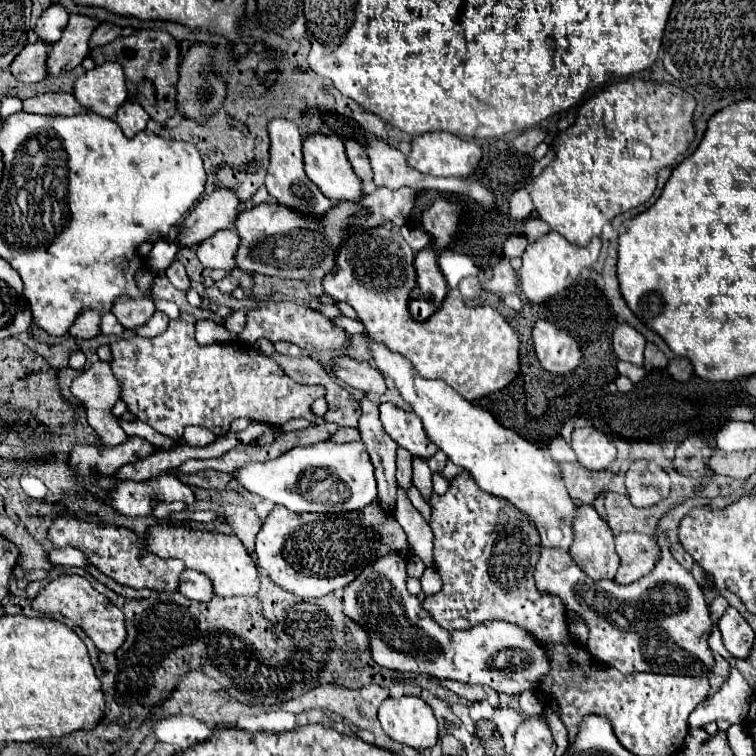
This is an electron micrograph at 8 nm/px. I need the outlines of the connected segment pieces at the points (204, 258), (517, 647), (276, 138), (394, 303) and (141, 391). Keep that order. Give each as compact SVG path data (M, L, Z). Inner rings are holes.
M233 228L221 230L197 246L197 256L205 268L233 272L237 270L235 254L239 250L239 244L241 236Z
M387 554L363 570L343 594L343 614L367 630L369 648L379 666L467 684L487 684L509 696L535 690L537 682L549 674L547 646L529 630L505 620L489 620L473 626L471 632L447 632L429 620L417 596L407 592L405 580L405 560L399 554Z
M273 118L267 124L269 140L271 140L271 162L267 168L267 180L265 186L271 196L277 198L279 204L285 204L289 208L297 208L305 214L321 214L331 206L331 200L327 196L321 196L321 190L305 176L303 172L303 158L301 158L301 132L295 122L285 118Z
M385 226L375 228L373 232L359 232L359 234L349 236L345 248L341 248L337 256L337 268L333 268L329 276L325 276L323 288L333 300L341 300L353 306L359 320L367 328L369 336L377 342L387 344L393 352L405 354L407 360L413 362L413 366L419 370L421 376L441 378L467 400L477 400L481 396L487 396L505 388L519 374L519 338L513 332L513 328L491 306L467 306L459 290L451 290L443 306L429 320L415 322L409 312L411 290L417 284L413 258L415 256L409 244L397 232Z
M181 312L179 320L171 320L167 330L155 338L133 336L129 340L117 340L109 346L101 344L97 355L101 360L110 363L111 370L121 382L123 396L121 400L127 404L129 412L133 412L139 420L153 426L159 434L169 438L181 438L185 426L205 426L217 436L229 432L229 424L237 418L247 418L251 422L265 422L271 426L283 426L291 418L305 418L311 424L325 424L321 416L315 416L311 406L317 398L325 396L325 386L321 384L299 384L291 376L287 376L269 356L259 354L253 346L245 342L229 342L229 344L213 344L199 346L195 342L195 316Z

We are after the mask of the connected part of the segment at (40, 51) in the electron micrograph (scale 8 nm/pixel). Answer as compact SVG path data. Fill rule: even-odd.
M45 40L29 42L23 52L17 54L17 58L11 64L11 72L17 80L25 84L41 82L47 78L47 56L49 56L51 44Z

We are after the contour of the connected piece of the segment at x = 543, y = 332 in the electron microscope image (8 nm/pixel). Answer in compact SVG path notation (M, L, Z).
M547 320L533 326L533 348L541 366L551 374L573 372L585 358L579 342Z

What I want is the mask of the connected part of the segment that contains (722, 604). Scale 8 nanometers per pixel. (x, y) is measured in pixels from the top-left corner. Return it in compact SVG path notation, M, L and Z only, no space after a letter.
M719 595L711 604L709 604L710 618L714 625L717 624L728 606L728 601L721 595Z

